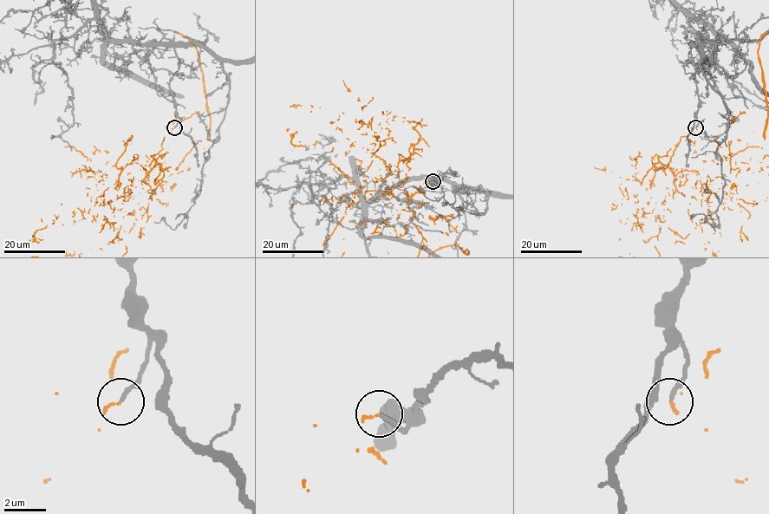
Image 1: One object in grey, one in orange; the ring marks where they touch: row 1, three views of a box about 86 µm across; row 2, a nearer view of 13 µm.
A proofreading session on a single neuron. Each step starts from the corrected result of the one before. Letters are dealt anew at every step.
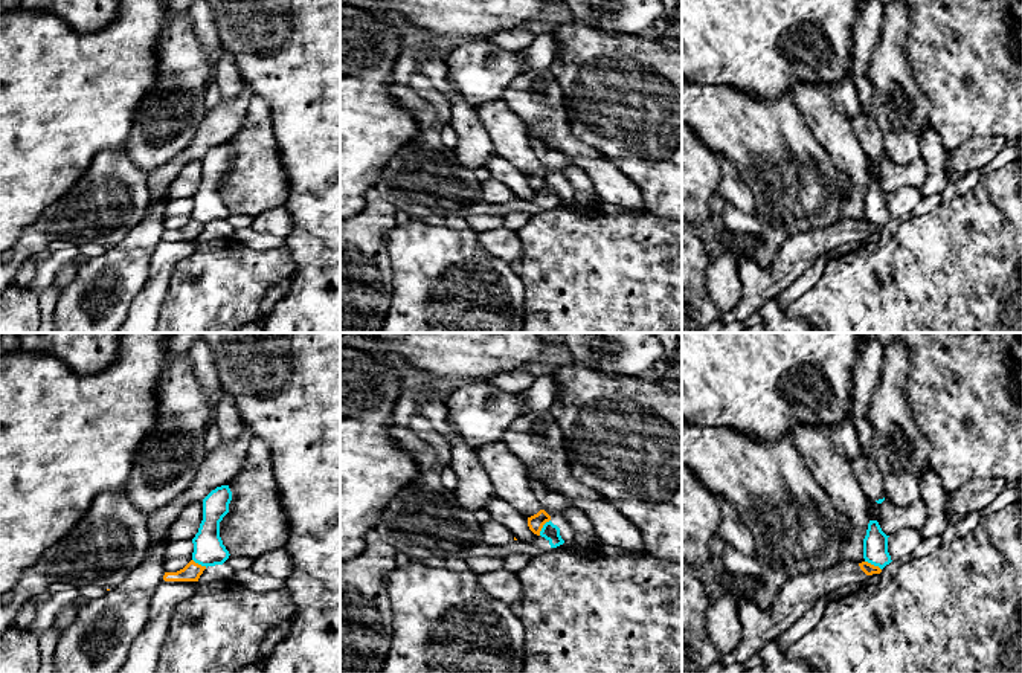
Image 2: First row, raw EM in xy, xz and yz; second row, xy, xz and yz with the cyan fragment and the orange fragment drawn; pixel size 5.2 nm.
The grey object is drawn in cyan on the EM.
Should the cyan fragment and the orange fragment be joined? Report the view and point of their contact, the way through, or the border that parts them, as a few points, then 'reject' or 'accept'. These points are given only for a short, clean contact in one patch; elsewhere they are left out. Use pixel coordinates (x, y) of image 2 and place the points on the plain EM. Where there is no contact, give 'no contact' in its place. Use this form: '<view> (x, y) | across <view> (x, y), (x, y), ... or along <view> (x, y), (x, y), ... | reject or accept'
xz (543, 185) | along xz (549, 177), (539, 193) | reject

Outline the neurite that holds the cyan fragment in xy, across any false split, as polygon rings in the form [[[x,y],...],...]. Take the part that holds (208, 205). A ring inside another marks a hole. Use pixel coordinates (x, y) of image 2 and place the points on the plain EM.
[[[229,143],[217,145],[203,157],[203,179],[192,197],[195,221],[207,226],[223,223],[229,217],[230,212],[220,195],[220,180],[229,171],[230,159]]]

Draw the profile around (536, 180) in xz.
[[[540,168],[537,172],[528,175],[528,185],[534,192],[540,194],[543,183],[549,179],[551,174],[545,168]]]

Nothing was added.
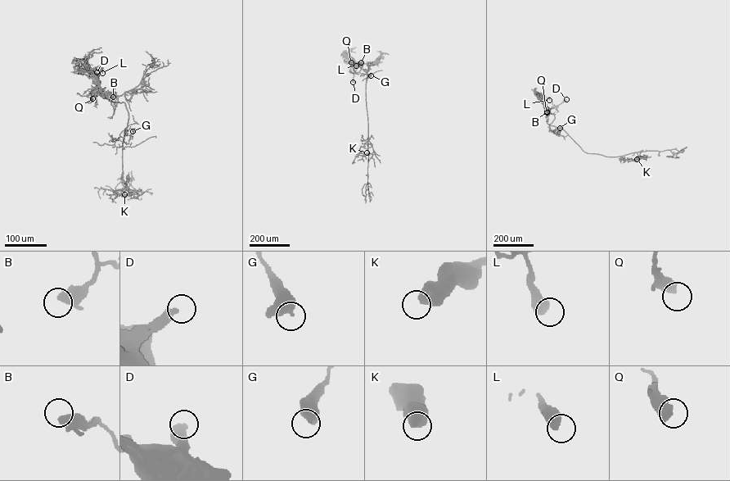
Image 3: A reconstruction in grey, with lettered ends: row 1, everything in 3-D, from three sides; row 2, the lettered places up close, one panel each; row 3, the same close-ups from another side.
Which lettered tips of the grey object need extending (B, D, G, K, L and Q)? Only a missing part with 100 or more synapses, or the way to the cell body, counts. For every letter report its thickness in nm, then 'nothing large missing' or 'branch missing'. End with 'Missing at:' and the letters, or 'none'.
B: calibre 400 nm; nothing large missing
D: calibre 440 nm; nothing large missing
G: calibre 400 nm; nothing large missing
K: calibre 600 nm; nothing large missing
L: calibre 550 nm; nothing large missing
Q: calibre 550 nm; nothing large missing
Missing at: none

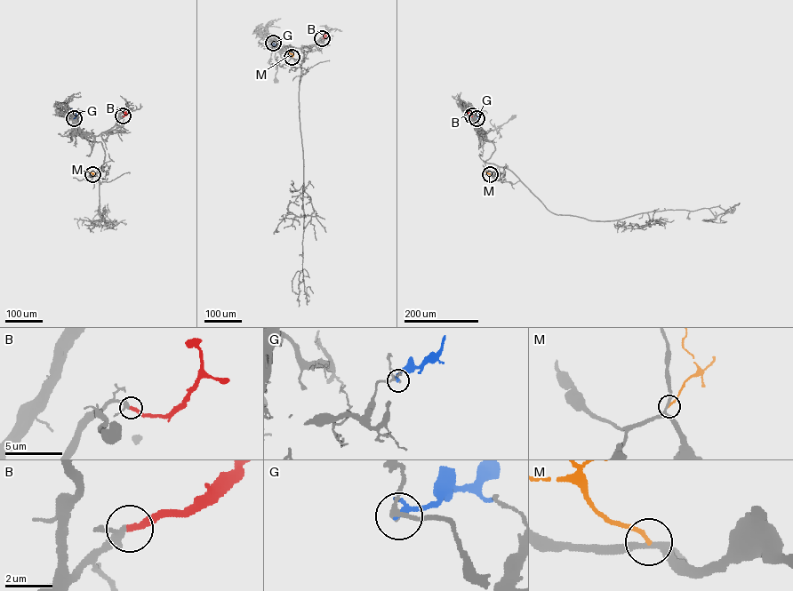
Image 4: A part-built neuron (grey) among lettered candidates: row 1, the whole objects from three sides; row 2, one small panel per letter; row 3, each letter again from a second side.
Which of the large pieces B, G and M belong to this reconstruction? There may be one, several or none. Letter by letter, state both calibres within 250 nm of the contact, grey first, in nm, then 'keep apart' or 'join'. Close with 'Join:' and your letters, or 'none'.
B: 200 nm thick on the grey side, 300 nm on the other; join
G: 200 nm thick on the grey side, 240 nm on the other; keep apart
M: 240 nm thick on the grey side, 180 nm on the other; keep apart
Join: B

